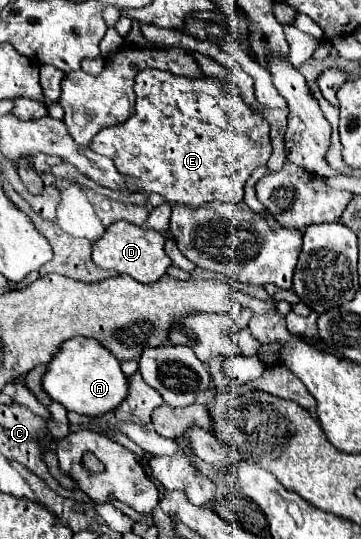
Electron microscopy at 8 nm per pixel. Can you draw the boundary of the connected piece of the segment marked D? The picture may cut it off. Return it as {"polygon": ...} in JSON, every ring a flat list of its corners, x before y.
{"polygon":[[125,220,111,224,105,234,93,244,93,262,99,268,127,274,139,282,157,282,171,266,171,258,165,254,165,236,147,226,135,226]]}

